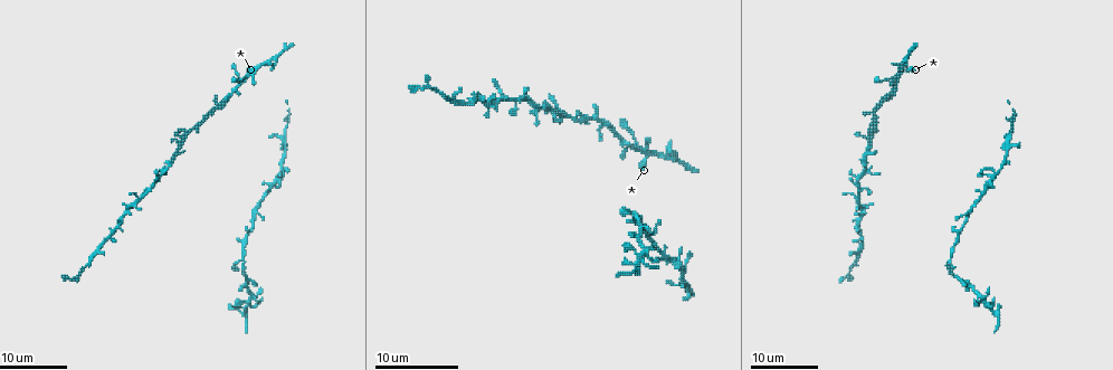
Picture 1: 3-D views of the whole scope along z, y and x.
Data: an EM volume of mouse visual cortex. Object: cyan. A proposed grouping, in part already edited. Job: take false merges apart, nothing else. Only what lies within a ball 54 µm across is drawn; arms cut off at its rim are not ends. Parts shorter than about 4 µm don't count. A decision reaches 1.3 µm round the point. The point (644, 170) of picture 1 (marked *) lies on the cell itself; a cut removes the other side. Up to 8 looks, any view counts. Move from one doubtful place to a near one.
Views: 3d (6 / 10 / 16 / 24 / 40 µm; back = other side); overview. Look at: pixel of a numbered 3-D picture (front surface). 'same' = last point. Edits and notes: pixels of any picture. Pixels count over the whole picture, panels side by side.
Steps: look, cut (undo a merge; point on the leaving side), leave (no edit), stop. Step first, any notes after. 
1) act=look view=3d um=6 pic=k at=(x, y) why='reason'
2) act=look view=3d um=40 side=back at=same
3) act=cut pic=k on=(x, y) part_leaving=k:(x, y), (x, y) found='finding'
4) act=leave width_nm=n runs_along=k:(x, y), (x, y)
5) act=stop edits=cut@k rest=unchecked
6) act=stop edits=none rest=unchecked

act=look view=3d um=24 pic=1 at=(983, 193) why='two arms in line, one across'

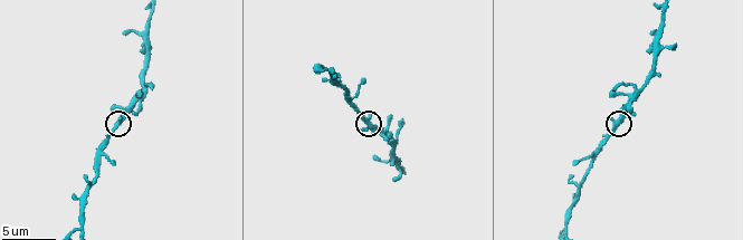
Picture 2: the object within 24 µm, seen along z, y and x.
act=look view=3d um=6 pic=2 at=(621, 119)

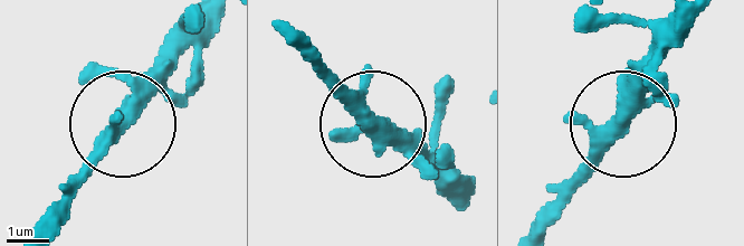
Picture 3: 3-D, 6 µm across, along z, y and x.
act=leave arms=3 found='one cell here'

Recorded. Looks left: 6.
act=look view=3d um=10 pic=2 at=(347, 97) why='two arms in line, one across'

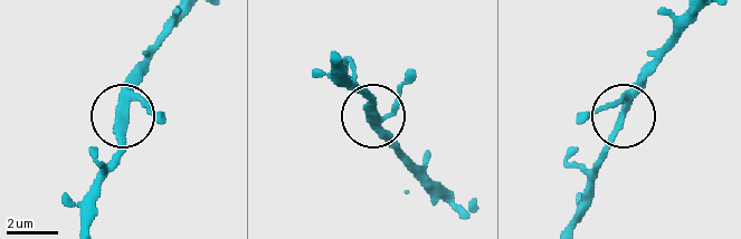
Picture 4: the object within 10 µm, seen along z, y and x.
act=leave width_nm=280 runs_along=4:(440, 196), (379, 133), (368, 86) found='all the same cell'

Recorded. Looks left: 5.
act=look view=3d um=16 pic=1 at=(192, 128)

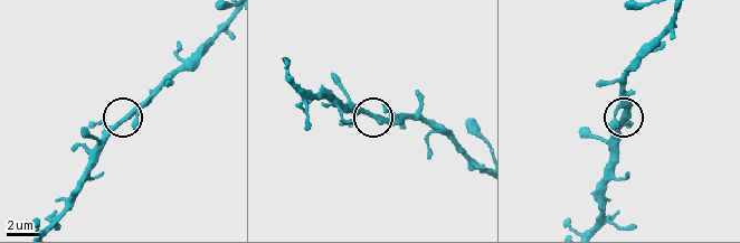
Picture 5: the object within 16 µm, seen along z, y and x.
act=look view=3d um=6 pic=5 at=(119, 121)

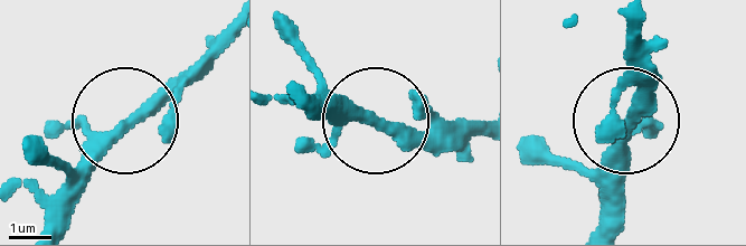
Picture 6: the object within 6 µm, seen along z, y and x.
act=leave runs_along=6:(225, 32), (47, 200) found='continuous, no second cell'

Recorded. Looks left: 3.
act=look view=3d um=24 pic=1 at=(114, 228) why='side arm on a straight run'

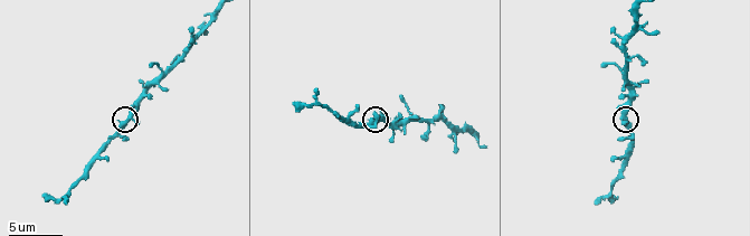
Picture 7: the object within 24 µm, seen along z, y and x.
act=look view=3d um=10 pic=7 at=(125, 122)

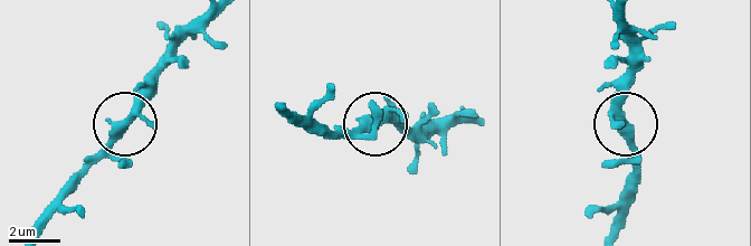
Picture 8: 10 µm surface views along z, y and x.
act=leave width_nm=320 runs_along=8:(206, 20), (161, 72), (149, 97), (81, 166) found='continuous, no second cell'

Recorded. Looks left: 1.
act=stop edits=none rest=unchecked

